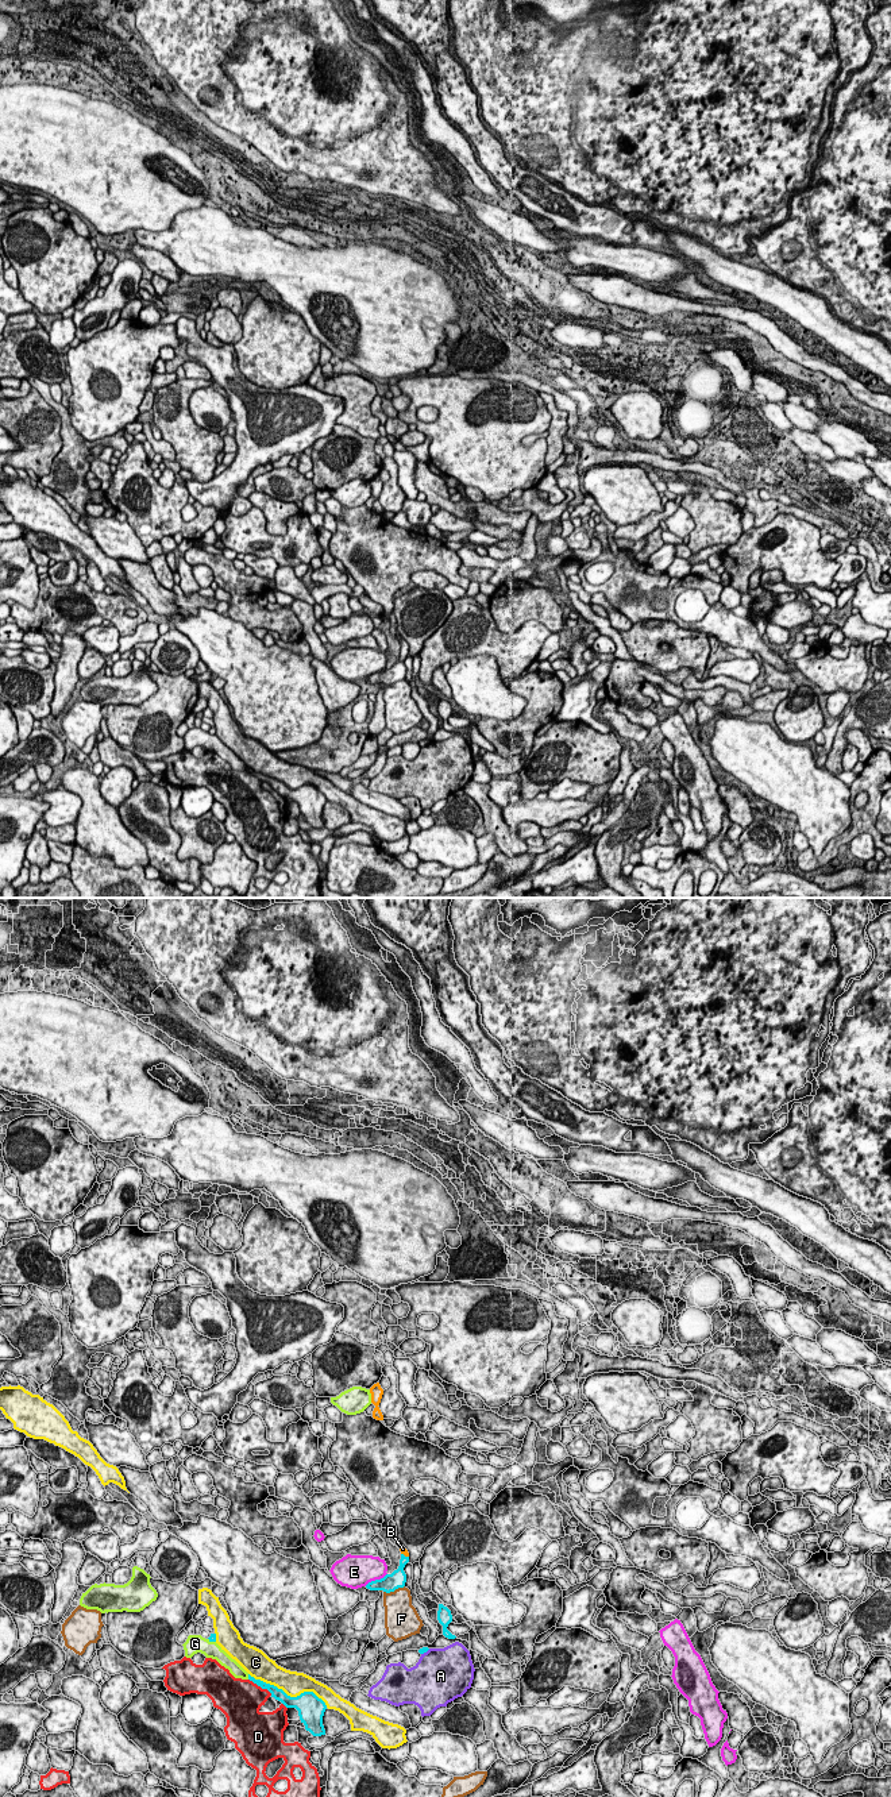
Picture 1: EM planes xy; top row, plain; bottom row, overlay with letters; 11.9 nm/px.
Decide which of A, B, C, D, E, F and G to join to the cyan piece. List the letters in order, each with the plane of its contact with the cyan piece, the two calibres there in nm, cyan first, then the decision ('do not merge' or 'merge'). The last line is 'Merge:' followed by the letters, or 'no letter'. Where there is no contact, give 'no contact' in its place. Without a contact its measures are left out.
A: xy | 70/480 nm | do not merge
B: xy | 170/70 nm | merge
C: xy | 300/300 nm | do not merge
D: xy | 140/440 nm | do not merge
E: xy | 200/380 nm | do not merge
F: xy | 200/360 nm | do not merge
G: xy | 90/160 nm | do not merge
Merge: B

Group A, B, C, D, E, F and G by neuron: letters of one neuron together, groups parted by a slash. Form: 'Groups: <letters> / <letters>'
Groups: A / B / C / D / E / F / G

